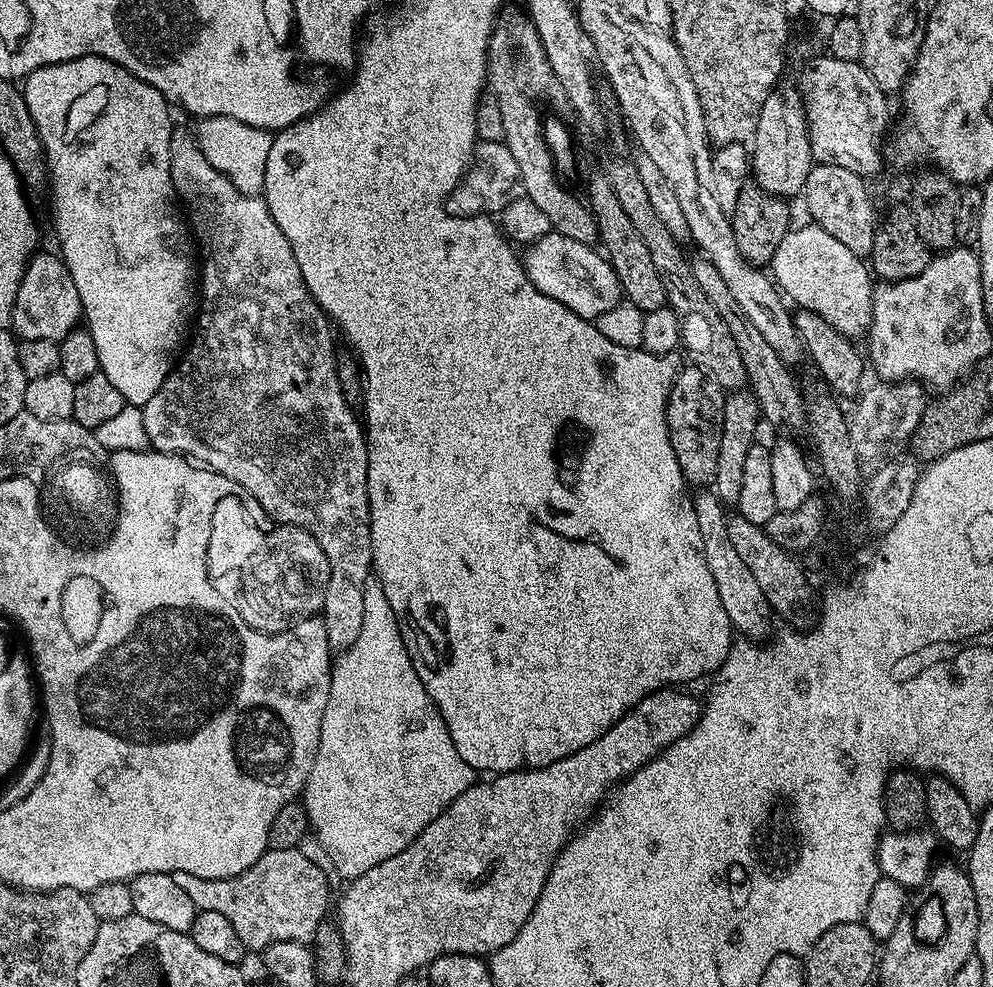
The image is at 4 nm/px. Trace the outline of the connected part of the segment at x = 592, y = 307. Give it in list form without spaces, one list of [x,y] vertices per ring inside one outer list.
[[[547,232],[532,244],[527,245],[523,253],[522,263],[530,282],[546,298],[554,298],[554,302],[562,302],[574,314],[595,321],[608,311],[616,308],[622,300],[620,280],[608,257],[601,254],[593,245],[574,242],[574,238],[566,238],[557,232]]]

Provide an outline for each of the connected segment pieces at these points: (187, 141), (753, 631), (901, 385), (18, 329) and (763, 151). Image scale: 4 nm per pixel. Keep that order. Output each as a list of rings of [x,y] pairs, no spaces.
[[[176,130],[172,133],[170,178],[172,179],[172,191],[178,197],[179,203],[183,207],[185,204],[192,211],[193,229],[191,228],[191,231],[194,236],[194,231],[196,231],[198,256],[202,261],[202,275],[198,280],[198,319],[194,324],[195,331],[198,330],[200,333],[197,336],[195,333],[191,337],[182,359],[168,375],[166,382],[162,382],[158,394],[154,394],[154,398],[150,398],[150,402],[142,406],[149,445],[158,452],[171,452],[177,456],[191,458],[201,466],[215,465],[215,468],[228,473],[228,476],[235,476],[241,484],[247,484],[248,488],[251,488],[252,492],[264,501],[264,507],[274,512],[276,516],[312,528],[312,532],[318,535],[320,543],[324,545],[328,556],[332,559],[333,575],[327,607],[328,633],[332,644],[342,654],[352,645],[354,638],[358,638],[358,630],[362,630],[362,598],[364,597],[364,584],[370,579],[372,572],[372,547],[370,546],[370,510],[366,490],[368,441],[357,413],[356,416],[352,413],[355,412],[353,405],[349,404],[348,399],[342,394],[342,386],[338,382],[338,370],[336,369],[338,351],[336,352],[335,346],[332,345],[333,325],[324,315],[324,311],[316,305],[316,299],[310,294],[302,278],[302,270],[298,270],[298,258],[294,258],[294,250],[290,250],[290,242],[286,242],[286,234],[278,230],[278,222],[274,222],[268,203],[260,196],[242,194],[222,173],[214,170],[214,166],[206,162],[202,150],[196,145],[195,135],[191,131]]]
[[[700,490],[695,493],[692,505],[698,514],[698,530],[704,535],[704,557],[710,566],[710,574],[714,574],[714,582],[718,585],[718,596],[722,598],[722,606],[726,606],[726,614],[730,618],[733,629],[744,638],[760,638],[768,632],[774,621],[774,613],[766,594],[762,594],[762,586],[758,586],[754,574],[750,574],[746,562],[734,550],[730,542],[730,534],[726,534],[729,513],[725,505],[720,503],[716,493],[711,490]]]
[[[876,382],[873,388],[867,388],[859,393],[855,401],[856,409],[850,412],[848,421],[850,440],[861,462],[867,460],[880,462],[896,450],[891,448],[898,447],[903,440],[904,443],[911,441],[926,407],[926,399],[924,400],[926,388],[920,382],[896,382],[891,386],[884,382]]]
[[[43,250],[37,251],[28,261],[26,270],[18,286],[18,298],[12,311],[11,331],[20,340],[37,340],[46,338],[57,342],[63,340],[67,332],[81,323],[82,313],[78,286],[74,286],[74,278],[70,278],[70,270],[66,270],[64,261],[59,255]]]
[[[777,86],[772,93],[762,102],[762,110],[758,114],[758,126],[754,130],[750,141],[750,172],[754,177],[755,187],[783,198],[790,196],[799,197],[806,186],[806,178],[813,166],[812,151],[810,150],[810,138],[808,137],[808,119],[804,109],[804,98],[800,94],[799,87],[784,88]]]

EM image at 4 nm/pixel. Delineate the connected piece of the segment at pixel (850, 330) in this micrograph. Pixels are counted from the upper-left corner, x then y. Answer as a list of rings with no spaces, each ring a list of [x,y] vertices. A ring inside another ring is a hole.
[[[805,222],[801,228],[796,226],[786,233],[770,263],[770,275],[785,297],[791,300],[792,296],[791,303],[796,303],[797,309],[805,308],[814,314],[822,314],[822,318],[826,318],[826,322],[830,322],[830,326],[834,326],[834,330],[838,330],[843,336],[863,337],[871,328],[874,276],[869,265],[858,254],[854,254],[854,250],[842,246],[838,238],[826,234],[826,230],[816,224]]]

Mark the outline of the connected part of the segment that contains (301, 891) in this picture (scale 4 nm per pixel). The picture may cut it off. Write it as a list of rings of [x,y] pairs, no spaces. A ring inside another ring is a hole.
[[[269,848],[258,862],[254,862],[254,866],[230,880],[207,880],[198,878],[198,874],[185,872],[175,873],[175,877],[197,910],[226,914],[248,950],[262,950],[267,944],[287,940],[308,944],[318,926],[325,923],[324,911],[330,908],[330,889],[322,870],[318,870],[318,866],[314,866],[314,862],[310,862],[299,848]]]

